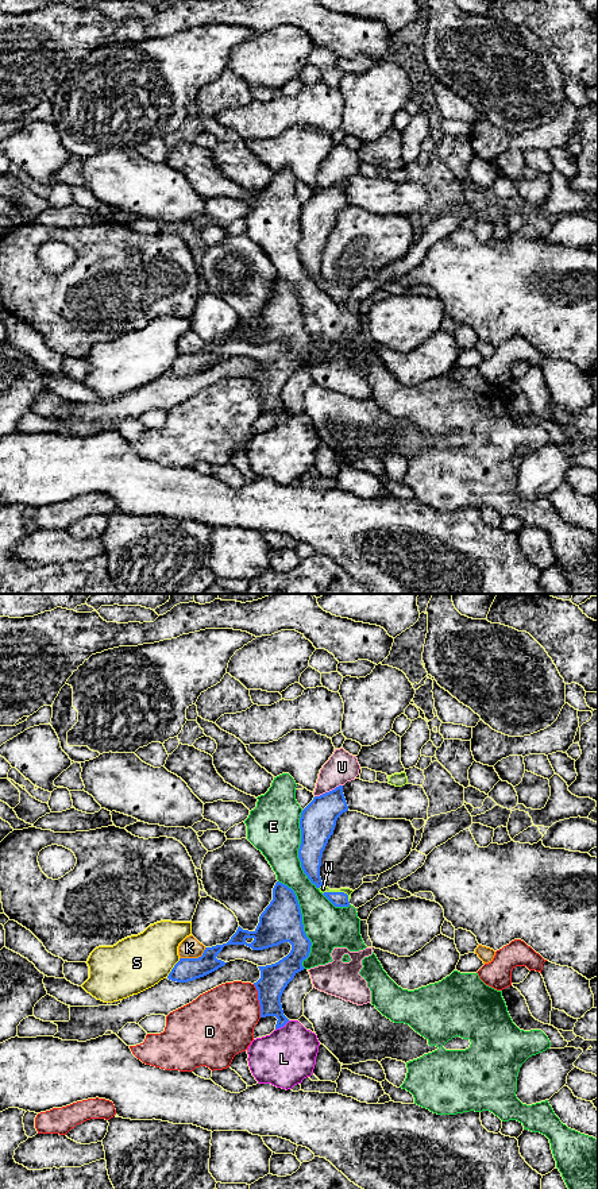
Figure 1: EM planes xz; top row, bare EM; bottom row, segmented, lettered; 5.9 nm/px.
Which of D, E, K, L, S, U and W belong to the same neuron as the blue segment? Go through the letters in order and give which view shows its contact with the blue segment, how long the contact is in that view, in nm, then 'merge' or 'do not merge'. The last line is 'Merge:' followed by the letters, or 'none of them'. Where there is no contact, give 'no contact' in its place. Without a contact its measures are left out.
D: xz | 200 nm | do not merge
E: xz | 550 nm | do not merge
K: xz | 170 nm | do not merge
L: xz | 110 nm | do not merge
S: xz | 140 nm | do not merge
U: xz | 180 nm | do not merge
W: xz | 170 nm | merge
Merge: W

